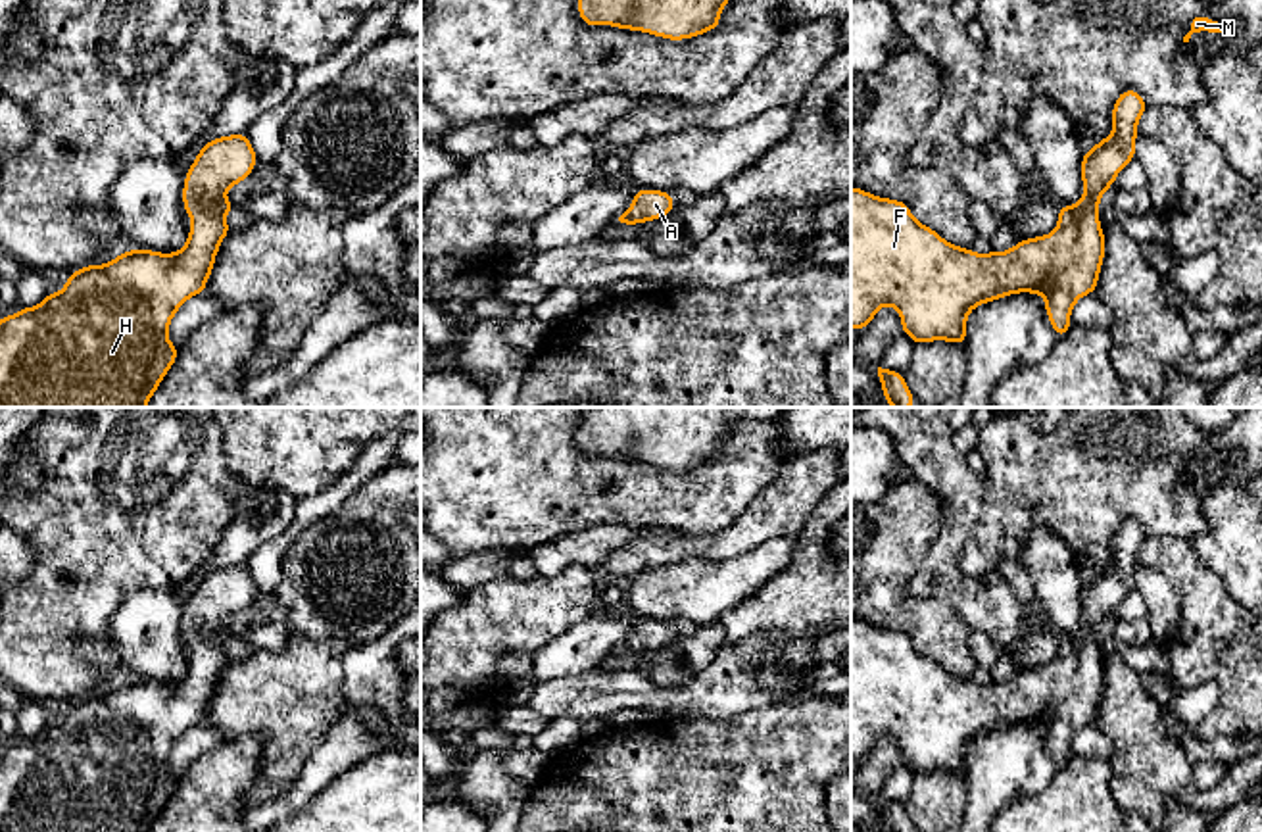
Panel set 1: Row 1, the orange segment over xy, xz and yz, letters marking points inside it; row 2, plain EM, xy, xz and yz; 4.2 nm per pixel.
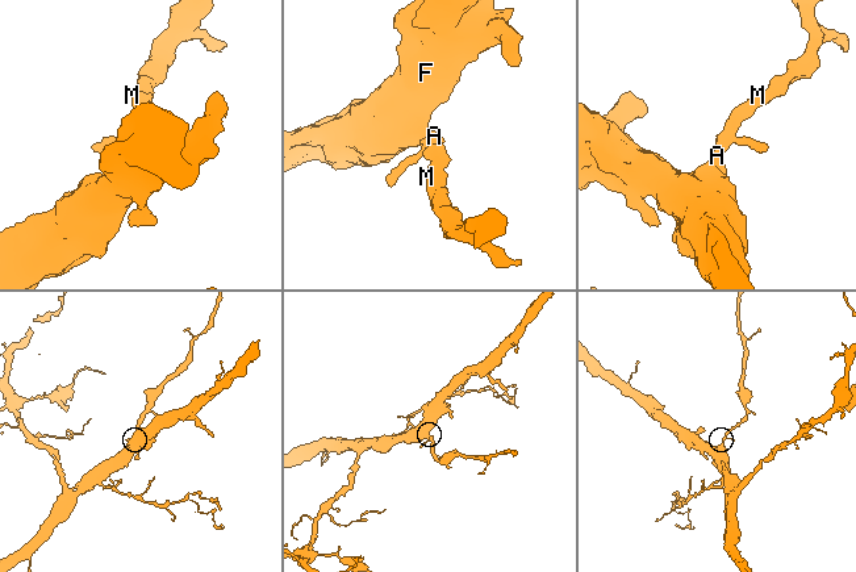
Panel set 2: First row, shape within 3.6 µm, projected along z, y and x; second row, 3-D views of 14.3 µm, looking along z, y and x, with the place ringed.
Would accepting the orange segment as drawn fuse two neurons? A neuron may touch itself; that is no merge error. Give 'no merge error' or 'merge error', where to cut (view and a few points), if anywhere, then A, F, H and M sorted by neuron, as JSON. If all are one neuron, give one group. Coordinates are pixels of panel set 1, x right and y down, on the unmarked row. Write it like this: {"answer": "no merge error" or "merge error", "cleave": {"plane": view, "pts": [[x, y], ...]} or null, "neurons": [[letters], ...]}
{"answer": "no merge error", "cleave": null, "neurons": [["A", "F", "H", "M"]]}

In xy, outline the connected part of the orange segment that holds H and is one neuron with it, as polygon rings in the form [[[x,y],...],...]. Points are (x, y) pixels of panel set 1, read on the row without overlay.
[[[229,565],[207,571],[184,607],[182,634],[192,649],[182,680],[161,684],[127,680],[113,692],[85,696],[73,703],[58,724],[46,724],[35,738],[0,749],[0,832],[150,832],[167,801],[175,795],[179,776],[167,769],[177,740],[196,724],[206,722],[207,707],[223,669],[232,663],[225,646],[234,636],[223,624],[248,609],[257,594],[248,565]]]

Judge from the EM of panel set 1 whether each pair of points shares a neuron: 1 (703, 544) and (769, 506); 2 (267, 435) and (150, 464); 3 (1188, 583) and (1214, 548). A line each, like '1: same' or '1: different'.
1: same
2: different
3: different

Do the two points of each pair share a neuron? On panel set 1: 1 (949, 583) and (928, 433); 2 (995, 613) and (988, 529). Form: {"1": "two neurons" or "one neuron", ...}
{"1": "one neuron", "2": "two neurons"}

